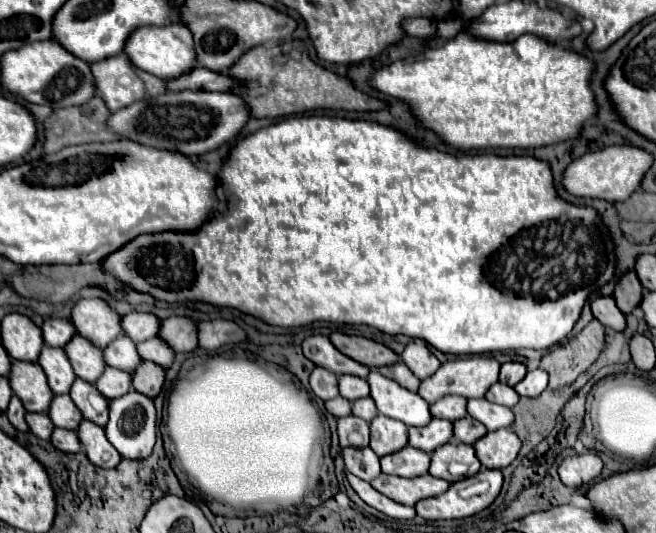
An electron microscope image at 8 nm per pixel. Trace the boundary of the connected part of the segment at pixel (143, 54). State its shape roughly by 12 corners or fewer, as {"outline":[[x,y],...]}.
{"outline":[[181,24],[137,28],[123,50],[157,78],[195,66],[193,36]]}

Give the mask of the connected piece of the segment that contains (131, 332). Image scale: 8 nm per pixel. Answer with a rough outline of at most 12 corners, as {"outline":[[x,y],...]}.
{"outline":[[131,312],[121,318],[121,330],[135,344],[159,330],[153,314]]}

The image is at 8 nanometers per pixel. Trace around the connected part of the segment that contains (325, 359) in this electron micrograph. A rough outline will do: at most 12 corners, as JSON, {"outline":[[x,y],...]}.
{"outline":[[327,336],[301,344],[305,358],[333,374],[365,378],[369,368],[341,354]]}

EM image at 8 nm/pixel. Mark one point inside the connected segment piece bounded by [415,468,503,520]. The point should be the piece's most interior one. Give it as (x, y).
(467, 497)

